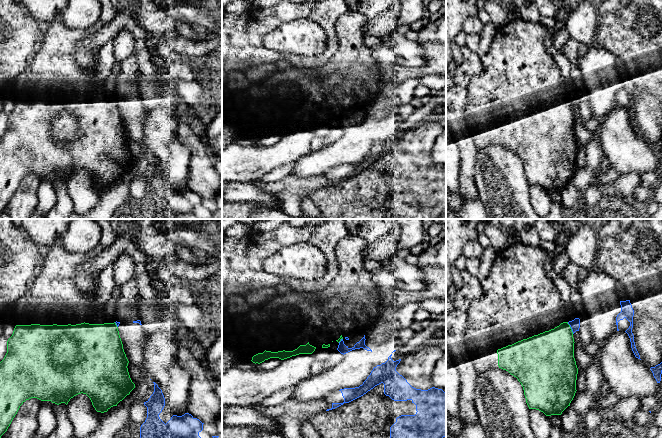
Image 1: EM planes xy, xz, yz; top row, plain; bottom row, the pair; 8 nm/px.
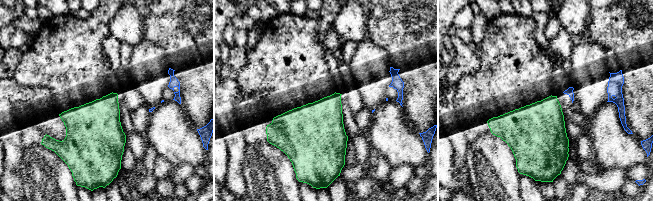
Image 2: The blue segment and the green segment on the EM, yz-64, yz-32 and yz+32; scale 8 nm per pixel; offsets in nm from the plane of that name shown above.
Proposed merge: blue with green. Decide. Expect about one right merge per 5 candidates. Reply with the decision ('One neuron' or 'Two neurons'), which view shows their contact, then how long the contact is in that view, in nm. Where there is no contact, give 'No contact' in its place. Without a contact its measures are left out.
Two neurons. Touches blue in yz. Shared border 110 nm

